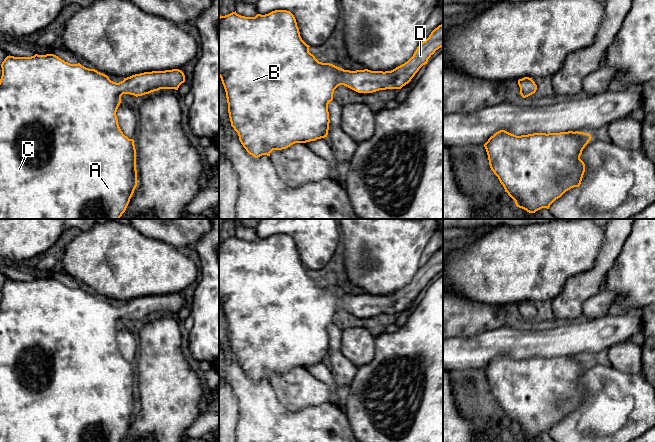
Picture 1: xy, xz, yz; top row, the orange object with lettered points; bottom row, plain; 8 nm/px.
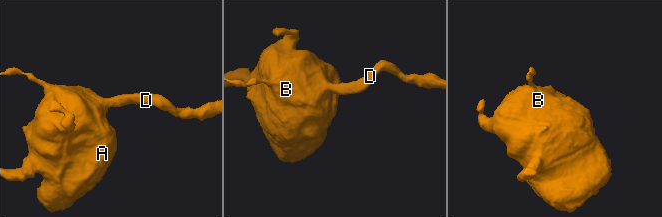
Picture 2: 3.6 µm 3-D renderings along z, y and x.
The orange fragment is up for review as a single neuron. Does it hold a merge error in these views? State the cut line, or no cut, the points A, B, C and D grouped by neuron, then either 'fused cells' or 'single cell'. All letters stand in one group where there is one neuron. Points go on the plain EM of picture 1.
cut none; groups A B C D; single cell

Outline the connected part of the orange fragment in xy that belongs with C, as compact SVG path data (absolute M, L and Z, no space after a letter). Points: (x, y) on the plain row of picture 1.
M54 278L31 281L7 280L1 288L0 303L0 442L120 442L125 436L137 410L136 373L134 364L121 355L116 340L123 318L136 321L160 313L175 313L185 306L179 293L135 298L116 307L103 297L78 288L65 286Z

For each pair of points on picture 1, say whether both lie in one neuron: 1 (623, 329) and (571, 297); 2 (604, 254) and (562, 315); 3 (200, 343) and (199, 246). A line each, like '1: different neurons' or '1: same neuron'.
1: different neurons
2: same neuron
3: same neuron

